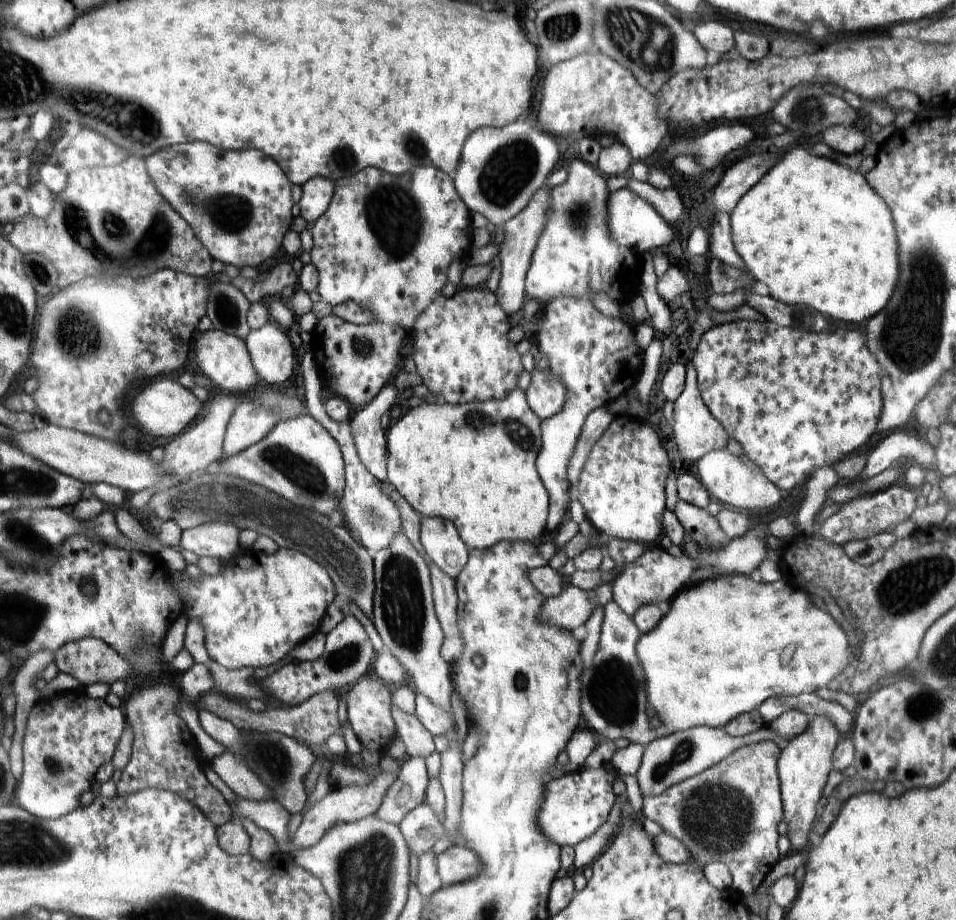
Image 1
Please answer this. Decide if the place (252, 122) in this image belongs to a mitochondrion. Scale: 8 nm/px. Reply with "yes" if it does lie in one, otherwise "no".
no

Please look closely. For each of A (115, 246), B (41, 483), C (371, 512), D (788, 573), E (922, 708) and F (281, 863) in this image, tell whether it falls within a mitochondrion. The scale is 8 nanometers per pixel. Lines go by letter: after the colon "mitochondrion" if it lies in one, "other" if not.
A: mitochondrion
B: mitochondrion
C: mitochondrion
D: other
E: mitochondrion
F: other

